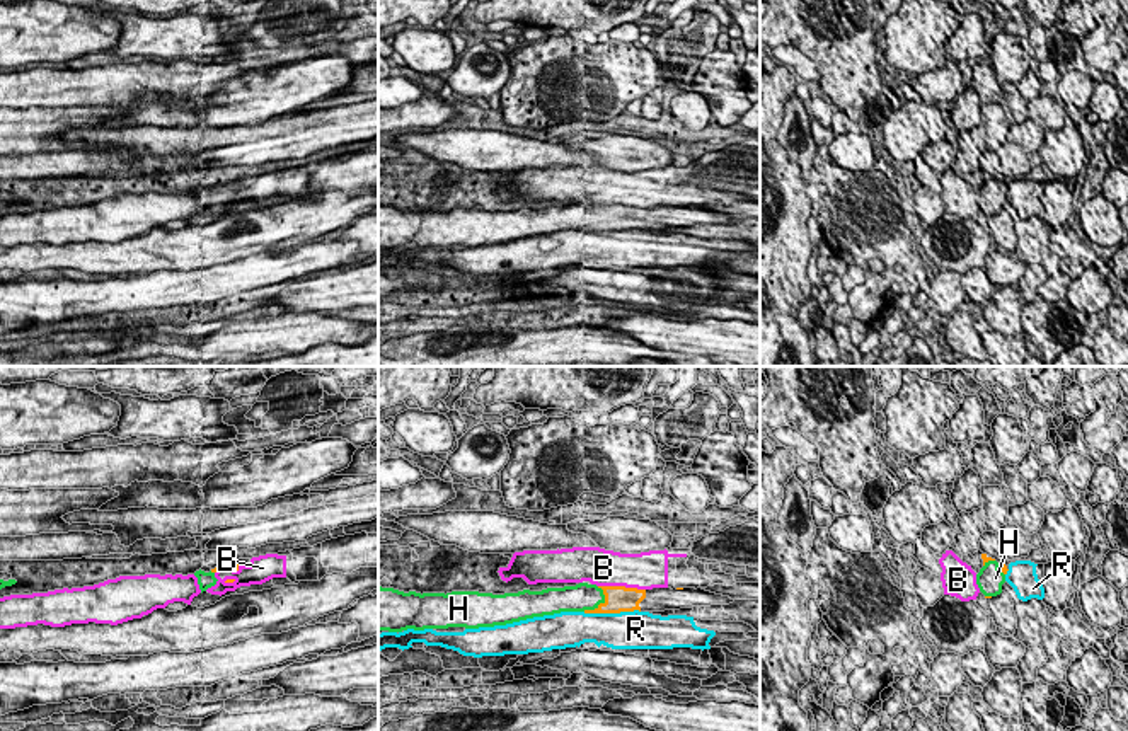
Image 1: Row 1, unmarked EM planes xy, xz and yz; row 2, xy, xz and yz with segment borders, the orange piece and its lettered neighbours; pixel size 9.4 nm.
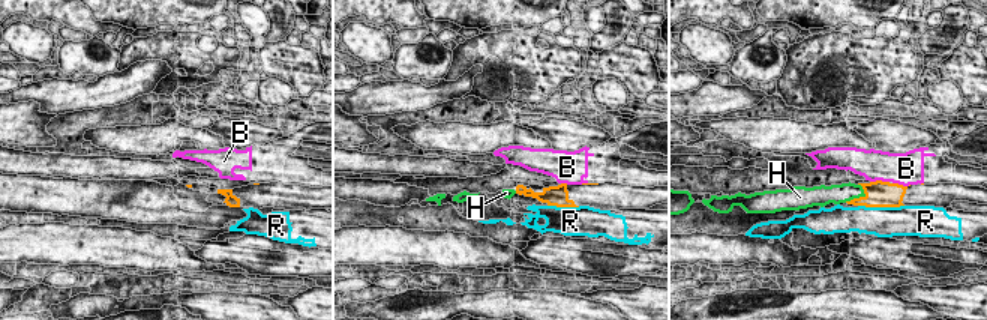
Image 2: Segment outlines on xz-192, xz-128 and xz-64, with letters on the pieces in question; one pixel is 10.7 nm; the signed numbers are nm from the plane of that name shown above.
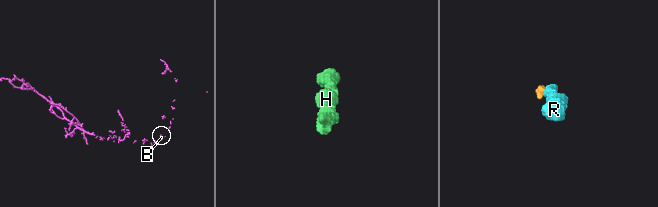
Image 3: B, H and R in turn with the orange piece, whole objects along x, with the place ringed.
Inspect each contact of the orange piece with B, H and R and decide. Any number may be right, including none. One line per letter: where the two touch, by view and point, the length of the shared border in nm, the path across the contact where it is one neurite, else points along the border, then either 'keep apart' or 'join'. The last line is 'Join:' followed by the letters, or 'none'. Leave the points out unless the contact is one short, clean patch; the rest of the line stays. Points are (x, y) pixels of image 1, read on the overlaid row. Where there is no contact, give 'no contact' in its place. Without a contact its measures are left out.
B: contact xz (622, 587); length 460 nm; keep apart
H: contact xz (600, 604); length 300 nm; join
R: contact xz (610, 612); length 550 nm; keep apart
Join: H

